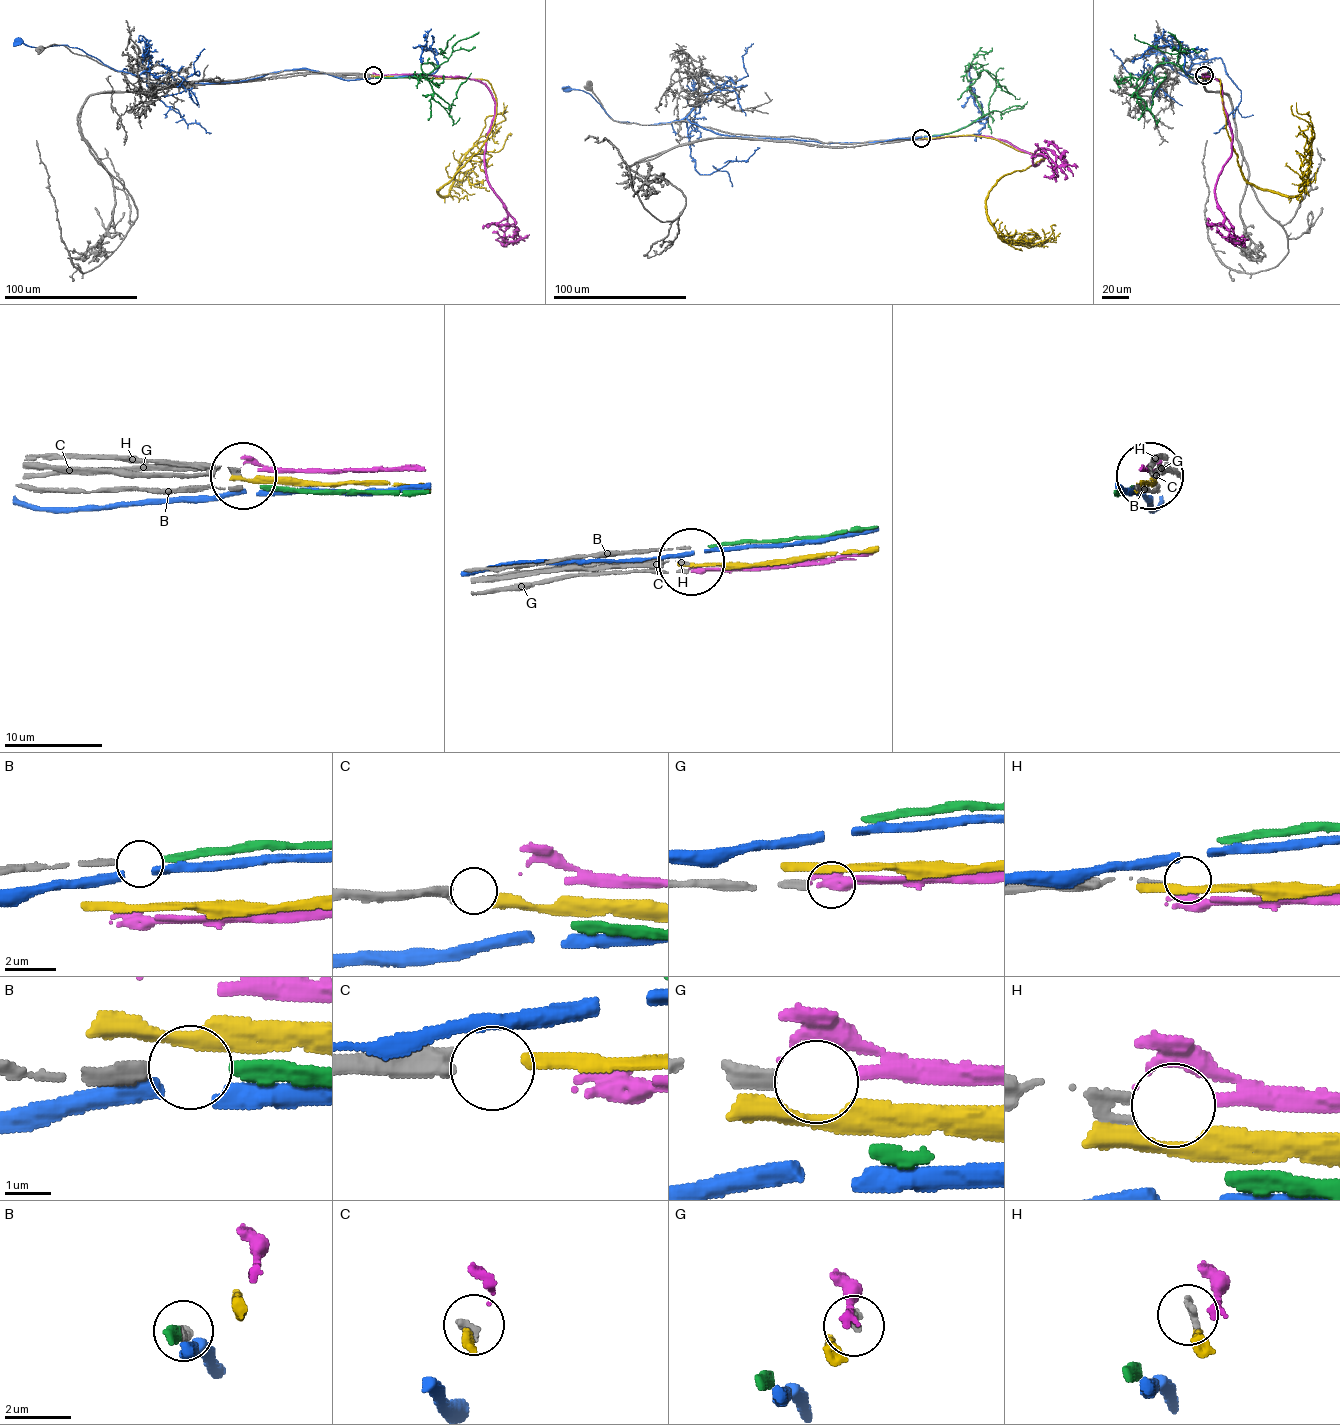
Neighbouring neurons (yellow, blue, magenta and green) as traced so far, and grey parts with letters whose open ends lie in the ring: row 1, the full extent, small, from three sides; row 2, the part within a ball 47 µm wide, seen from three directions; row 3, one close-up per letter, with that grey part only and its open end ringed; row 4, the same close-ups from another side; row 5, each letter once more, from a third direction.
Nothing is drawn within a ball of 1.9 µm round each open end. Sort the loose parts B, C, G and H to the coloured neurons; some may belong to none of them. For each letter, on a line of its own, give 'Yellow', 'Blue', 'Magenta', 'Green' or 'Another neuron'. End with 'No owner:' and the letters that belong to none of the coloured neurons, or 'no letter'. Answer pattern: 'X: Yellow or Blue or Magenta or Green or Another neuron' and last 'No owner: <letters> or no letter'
B: Green
C: Yellow
G: Another neuron
H: Another neuron
No owner: G, H

